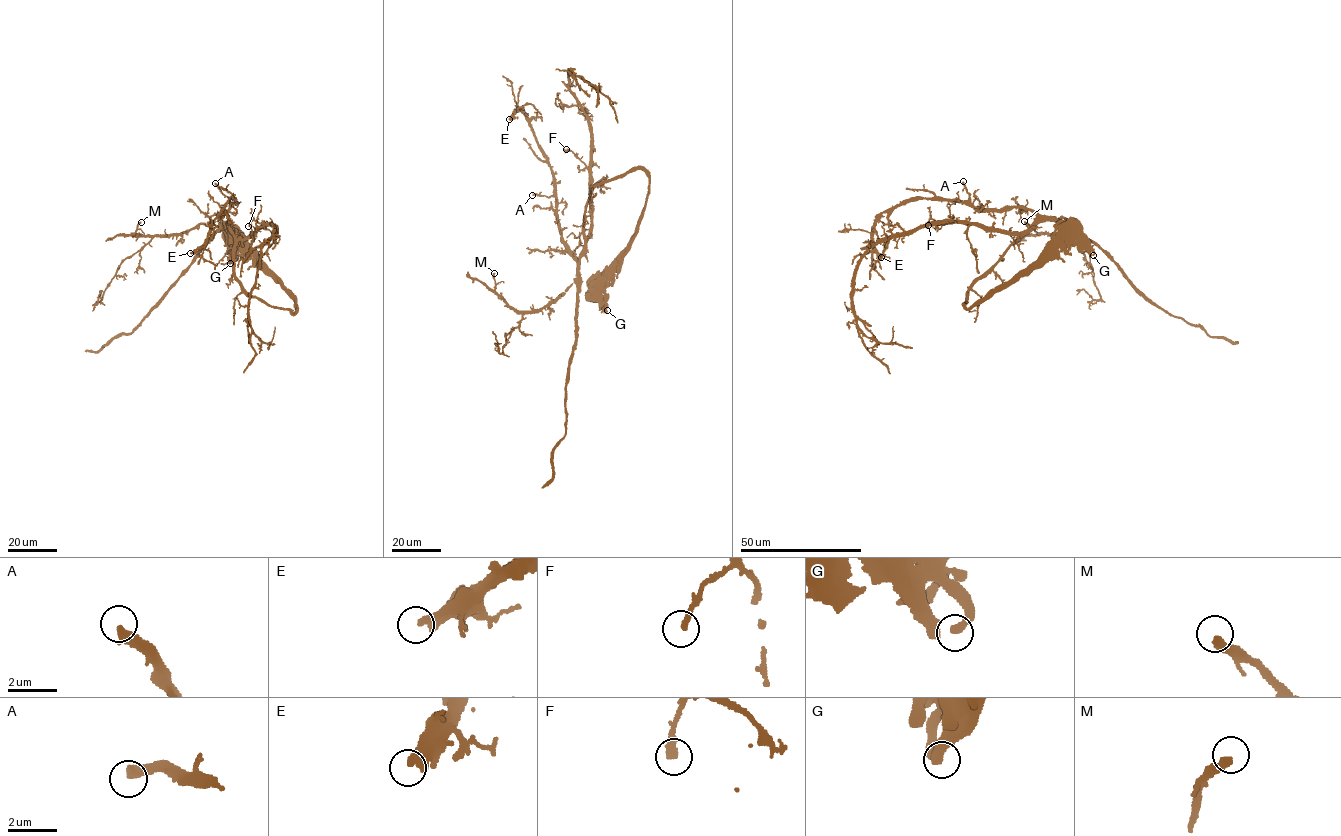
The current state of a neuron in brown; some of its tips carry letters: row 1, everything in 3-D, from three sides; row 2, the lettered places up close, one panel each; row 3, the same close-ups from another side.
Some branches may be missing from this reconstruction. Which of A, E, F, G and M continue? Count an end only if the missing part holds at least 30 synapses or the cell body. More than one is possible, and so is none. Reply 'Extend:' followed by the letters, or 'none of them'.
Extend: E

